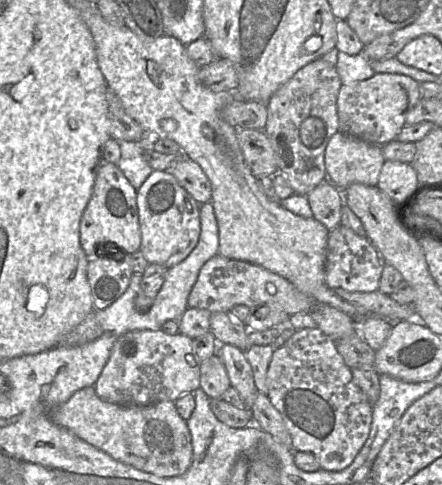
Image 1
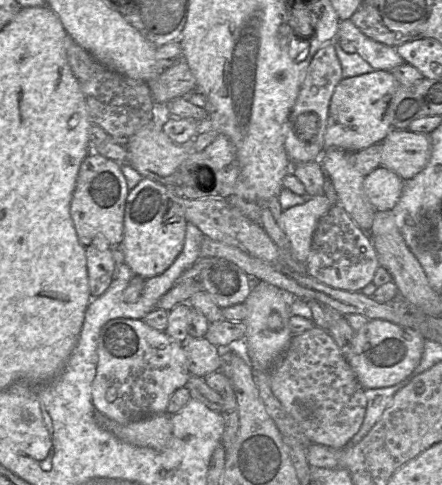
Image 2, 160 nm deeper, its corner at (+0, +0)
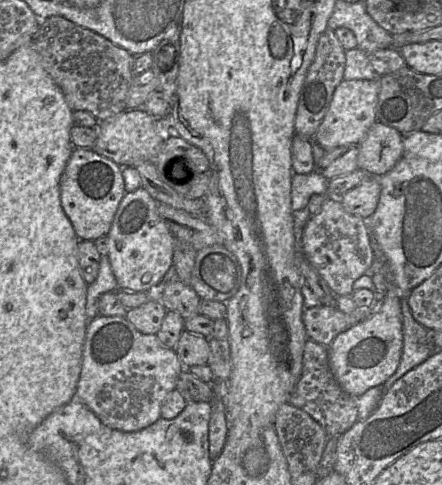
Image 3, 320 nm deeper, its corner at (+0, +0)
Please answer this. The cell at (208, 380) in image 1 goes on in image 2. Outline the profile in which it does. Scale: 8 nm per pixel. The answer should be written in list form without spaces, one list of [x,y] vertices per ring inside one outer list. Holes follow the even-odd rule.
[[[187,337],[181,342],[188,370],[191,375],[203,378],[221,369],[220,348],[211,344],[205,337]]]

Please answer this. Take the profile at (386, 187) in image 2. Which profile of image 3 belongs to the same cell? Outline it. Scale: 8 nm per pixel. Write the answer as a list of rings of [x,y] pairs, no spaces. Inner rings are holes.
[[[369,175],[364,182],[340,197],[339,201],[345,211],[365,219],[375,212],[380,194],[378,177]]]

